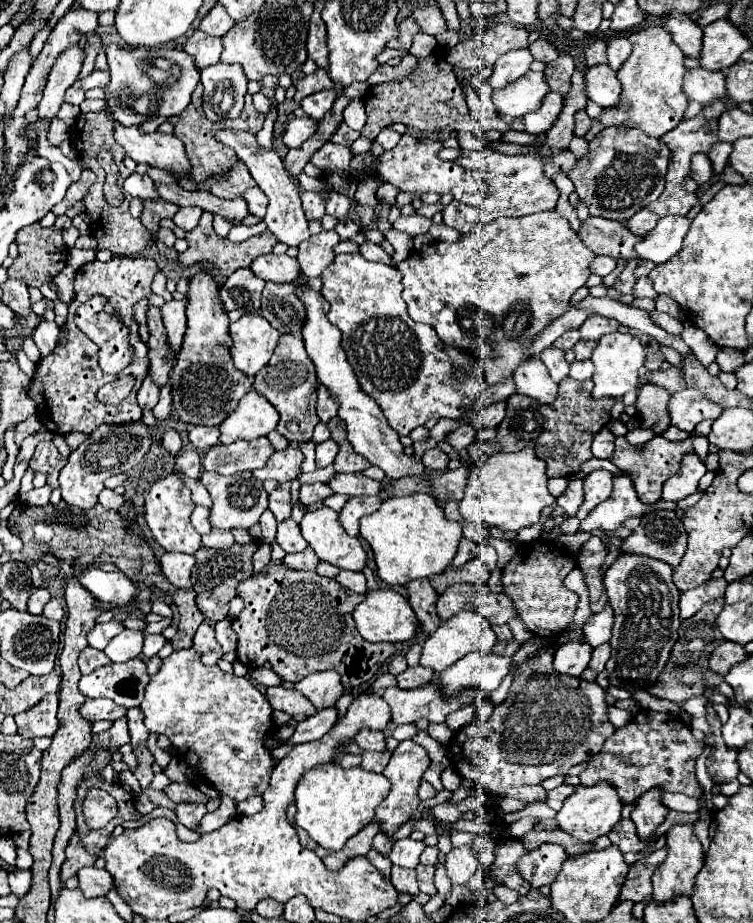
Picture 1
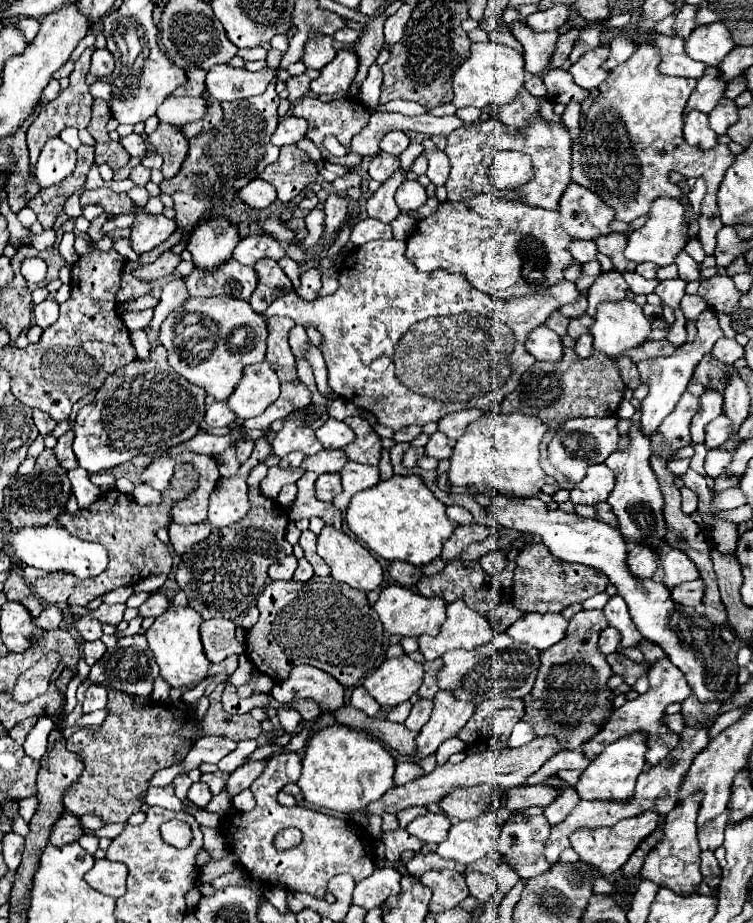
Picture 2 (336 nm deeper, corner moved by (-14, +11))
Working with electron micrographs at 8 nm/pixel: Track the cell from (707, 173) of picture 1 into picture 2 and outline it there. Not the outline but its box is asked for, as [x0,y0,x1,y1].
[683,112,717,150]

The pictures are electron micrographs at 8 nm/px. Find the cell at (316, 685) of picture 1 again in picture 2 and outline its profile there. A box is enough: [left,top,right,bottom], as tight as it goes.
[271,664,345,712]

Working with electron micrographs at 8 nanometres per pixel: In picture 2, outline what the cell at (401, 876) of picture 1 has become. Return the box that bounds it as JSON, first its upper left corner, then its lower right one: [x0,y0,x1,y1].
[383,828,423,864]

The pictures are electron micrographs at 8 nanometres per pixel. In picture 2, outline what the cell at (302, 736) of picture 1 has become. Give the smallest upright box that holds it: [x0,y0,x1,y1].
[225,758,267,796]

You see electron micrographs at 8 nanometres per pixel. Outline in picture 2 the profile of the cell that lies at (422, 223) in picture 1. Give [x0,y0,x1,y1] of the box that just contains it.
[395,180,427,210]

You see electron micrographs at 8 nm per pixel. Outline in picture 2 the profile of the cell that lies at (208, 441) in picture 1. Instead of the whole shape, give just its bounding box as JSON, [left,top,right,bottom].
[205,402,235,428]

